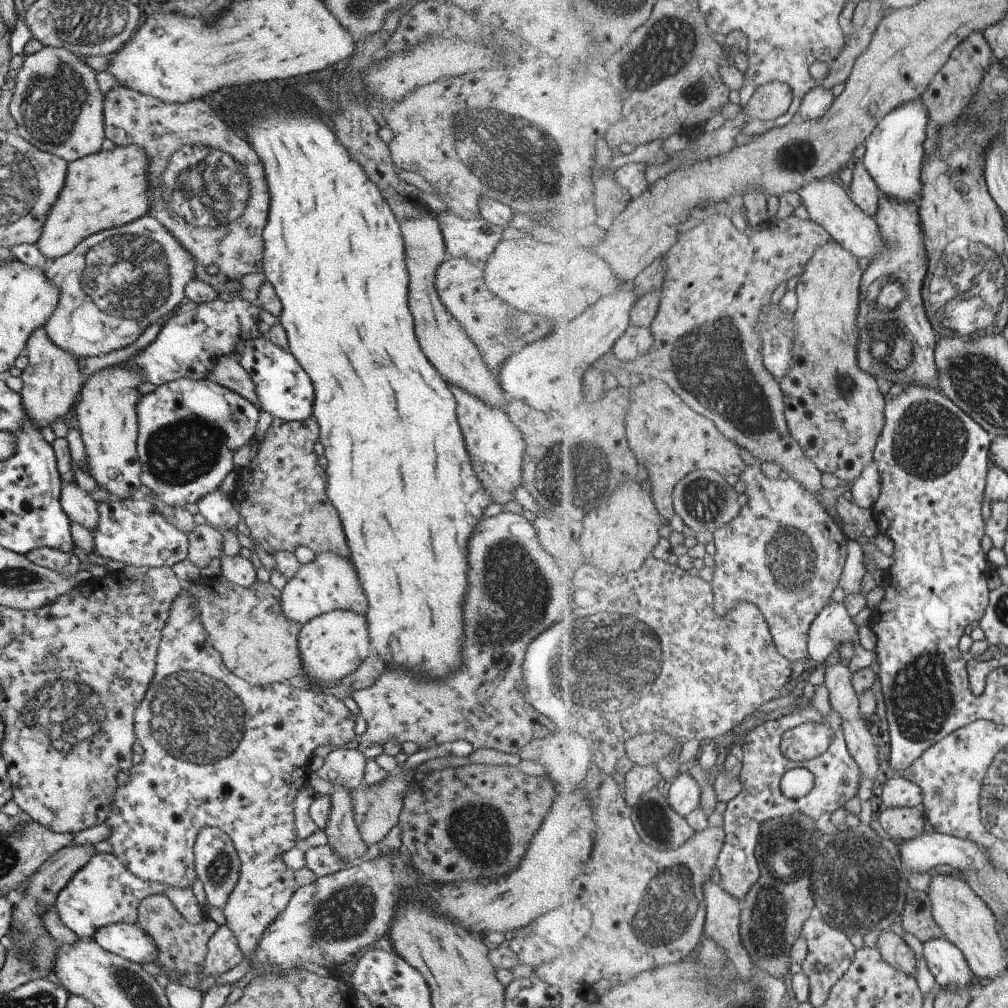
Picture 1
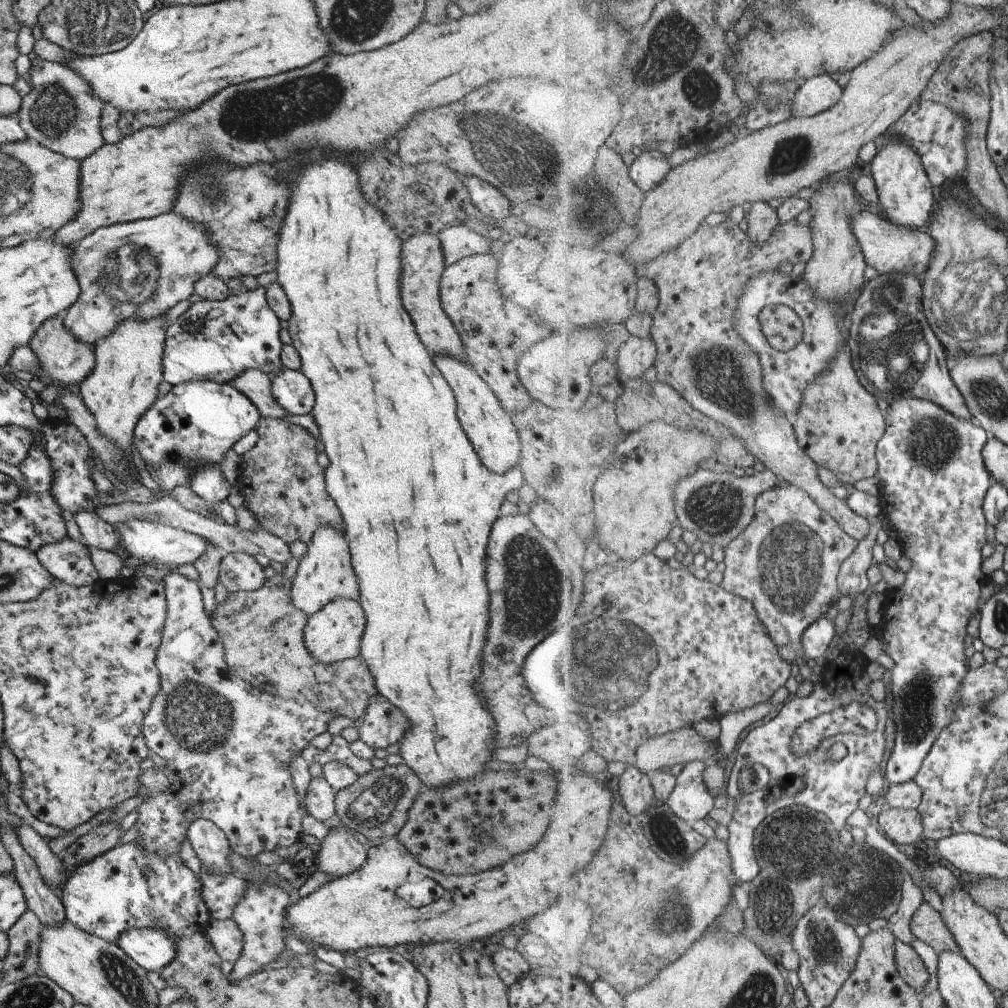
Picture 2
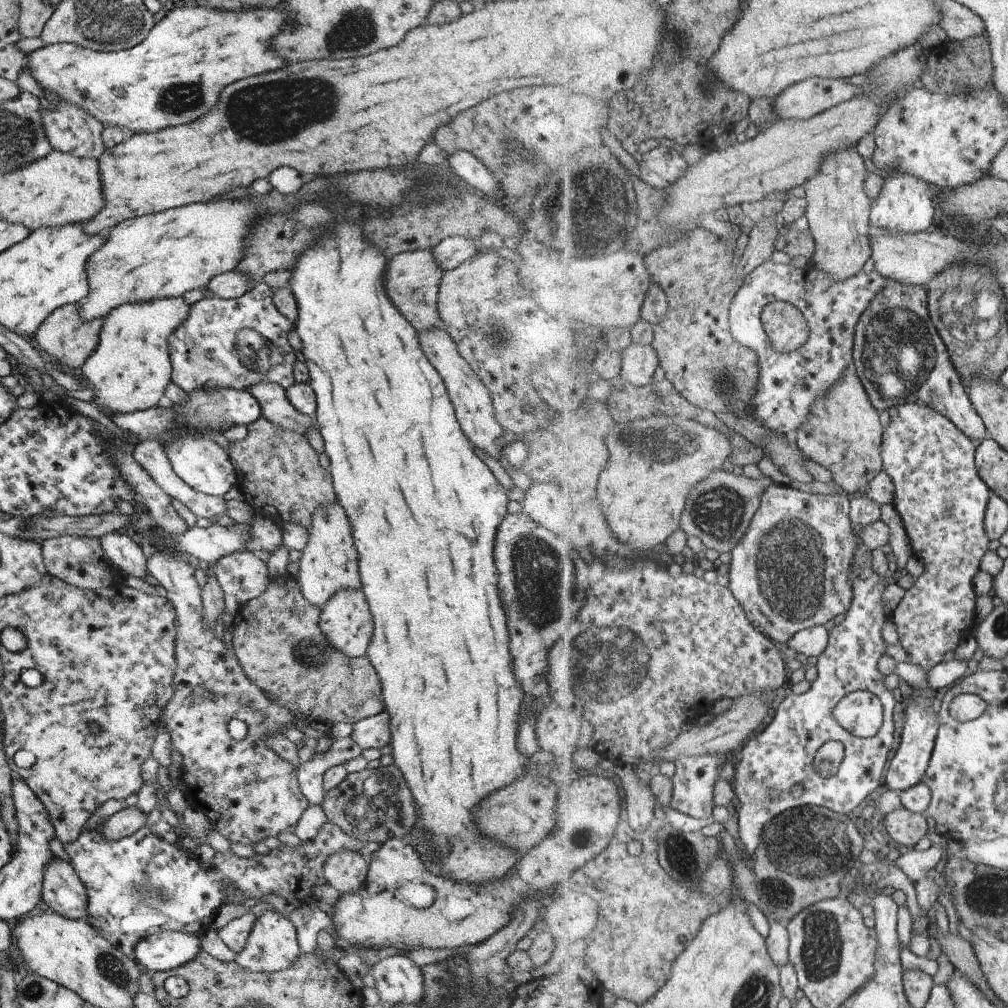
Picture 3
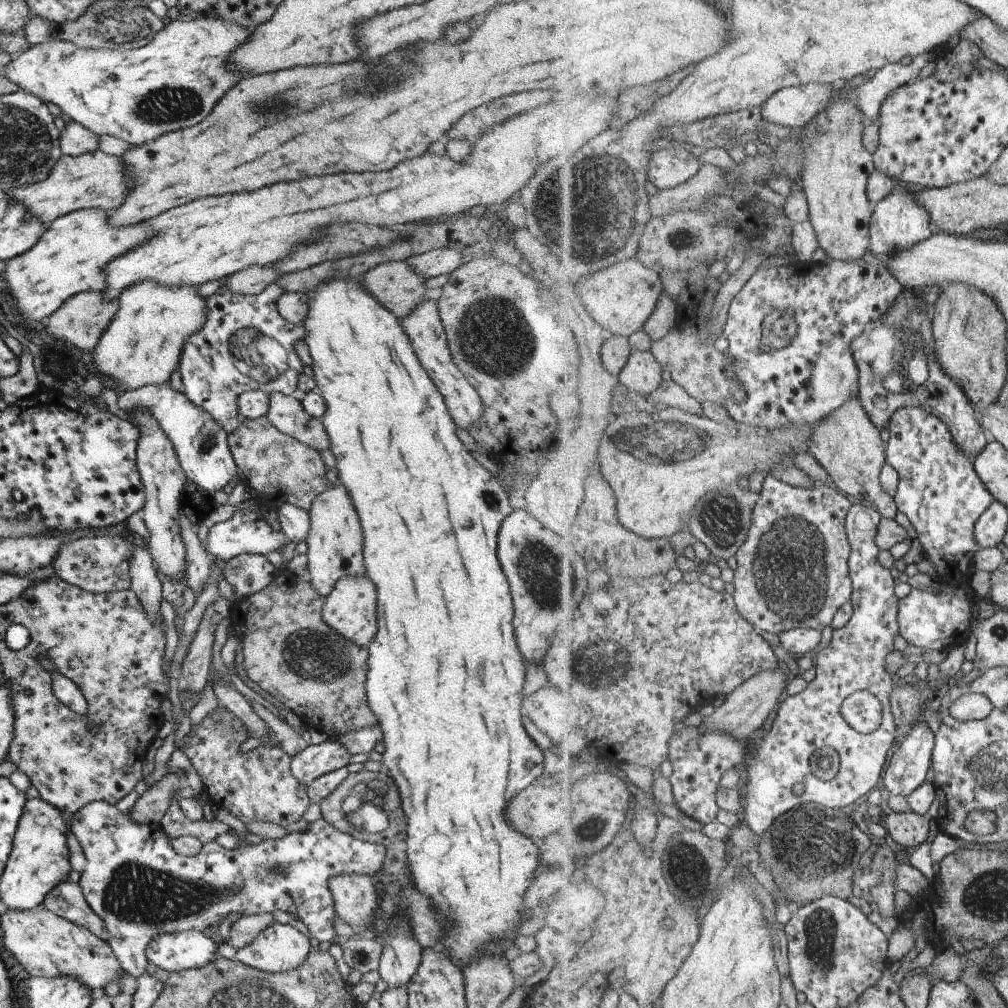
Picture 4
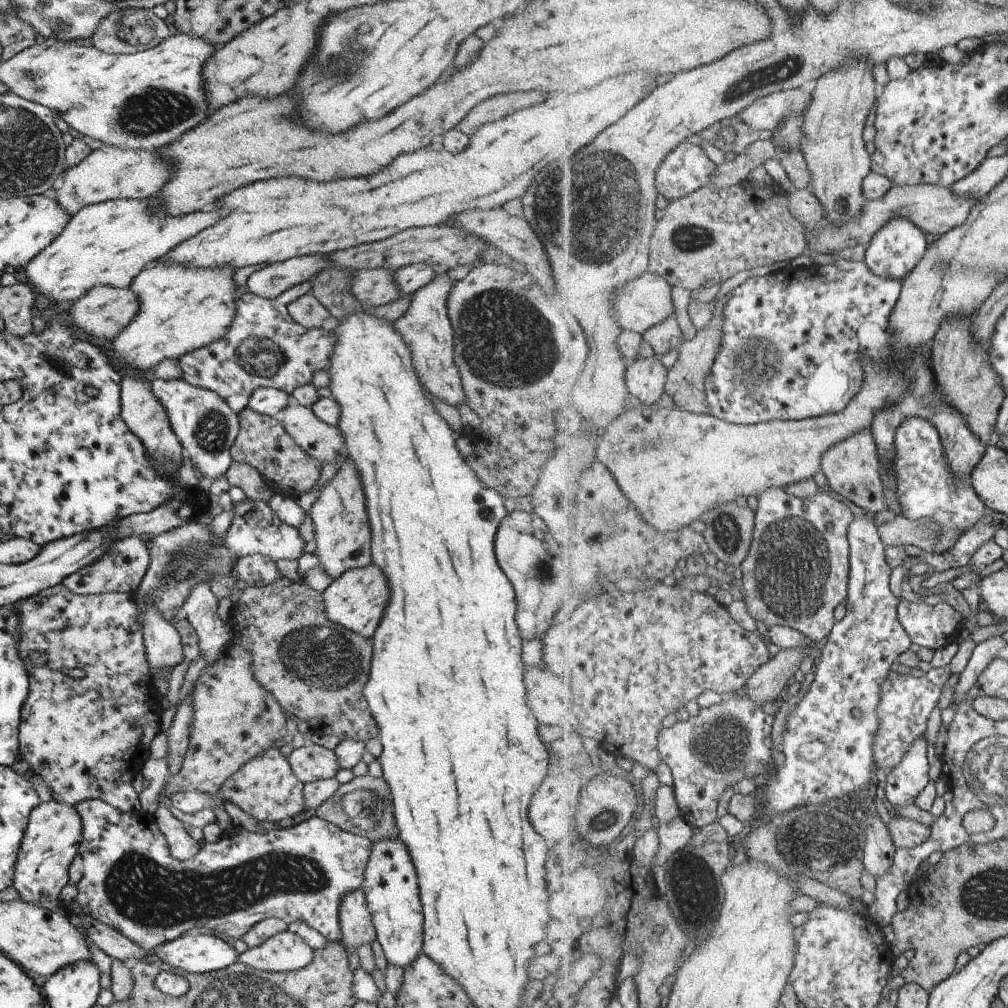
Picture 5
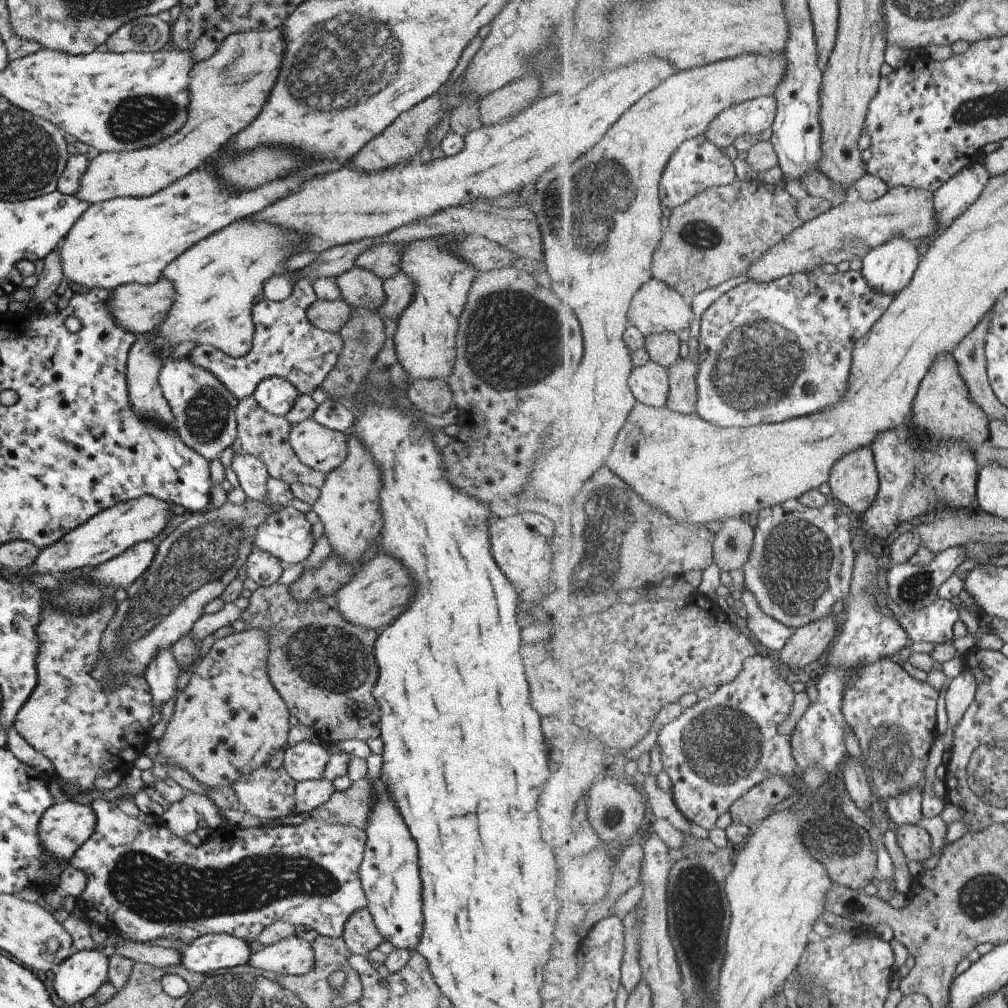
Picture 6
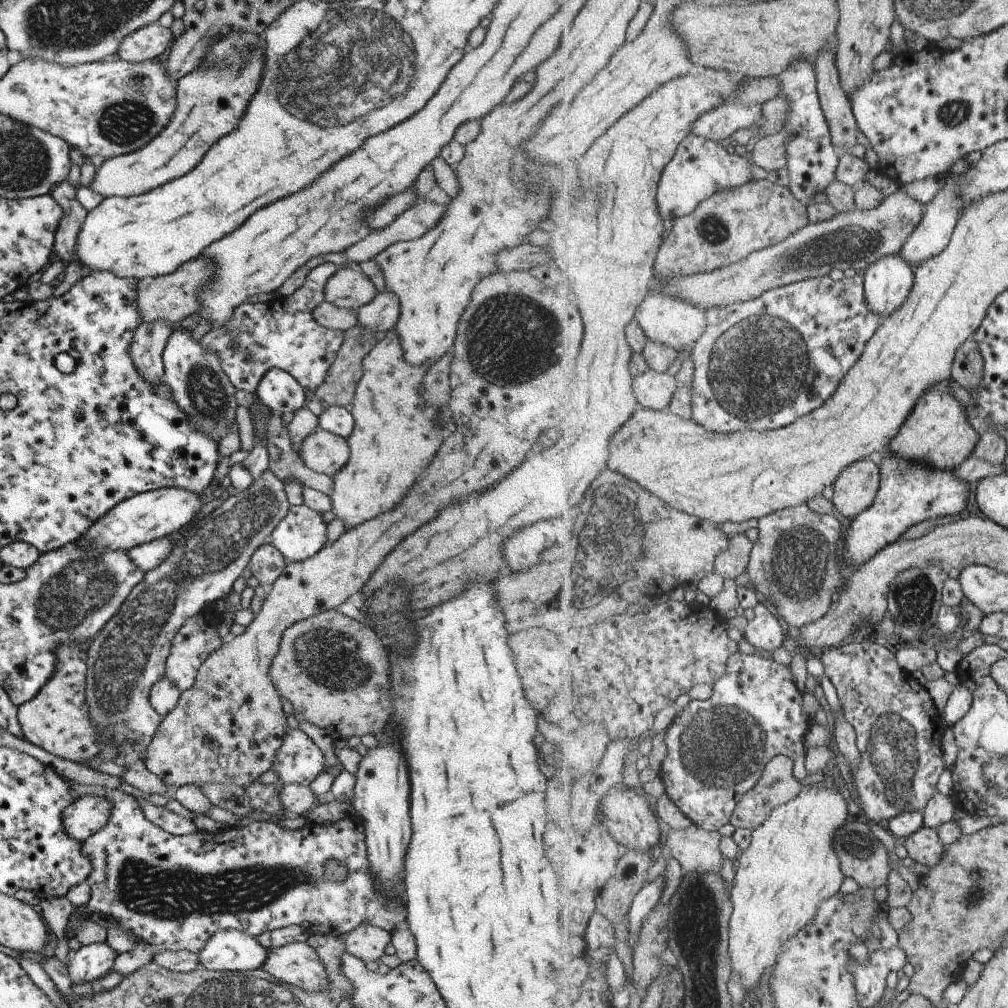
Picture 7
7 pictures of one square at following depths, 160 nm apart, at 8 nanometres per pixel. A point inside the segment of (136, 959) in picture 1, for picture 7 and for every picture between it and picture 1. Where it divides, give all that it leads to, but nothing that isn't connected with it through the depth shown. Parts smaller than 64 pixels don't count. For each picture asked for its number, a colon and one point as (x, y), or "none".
2: (151, 949)
3: (165, 950)
4: (190, 949)
5: (202, 953)
6: (210, 952)
7: (228, 950)

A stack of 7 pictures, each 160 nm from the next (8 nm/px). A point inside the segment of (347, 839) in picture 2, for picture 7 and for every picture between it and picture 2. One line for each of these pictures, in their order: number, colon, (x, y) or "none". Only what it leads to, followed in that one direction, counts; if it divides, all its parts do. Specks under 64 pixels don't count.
3: (346, 872)
4: (355, 899)
5: (355, 922)
6: (360, 935)
7: (366, 943)

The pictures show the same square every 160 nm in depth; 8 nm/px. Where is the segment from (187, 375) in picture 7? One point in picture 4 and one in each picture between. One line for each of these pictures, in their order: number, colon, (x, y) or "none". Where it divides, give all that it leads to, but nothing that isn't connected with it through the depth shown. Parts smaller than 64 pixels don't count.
4: (200, 444)
5: (205, 426)
6: (203, 412)

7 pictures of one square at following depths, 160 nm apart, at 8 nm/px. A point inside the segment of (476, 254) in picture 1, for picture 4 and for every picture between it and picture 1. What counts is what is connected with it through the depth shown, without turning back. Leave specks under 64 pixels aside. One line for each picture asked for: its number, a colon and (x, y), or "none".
2: (457, 242)
3: (451, 251)
4: (431, 263)

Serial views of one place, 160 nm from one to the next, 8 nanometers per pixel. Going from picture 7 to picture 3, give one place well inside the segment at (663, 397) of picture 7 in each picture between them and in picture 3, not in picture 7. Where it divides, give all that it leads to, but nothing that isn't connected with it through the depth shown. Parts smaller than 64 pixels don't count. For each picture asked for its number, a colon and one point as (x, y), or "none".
3: (639, 362)
4: (644, 373)
5: (646, 378)
6: (650, 383)

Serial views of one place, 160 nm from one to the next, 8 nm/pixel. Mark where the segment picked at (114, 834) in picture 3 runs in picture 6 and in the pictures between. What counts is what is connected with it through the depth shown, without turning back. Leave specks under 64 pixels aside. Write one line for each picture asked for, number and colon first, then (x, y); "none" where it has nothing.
4: (148, 809)
5: (234, 719)
6: (228, 720)

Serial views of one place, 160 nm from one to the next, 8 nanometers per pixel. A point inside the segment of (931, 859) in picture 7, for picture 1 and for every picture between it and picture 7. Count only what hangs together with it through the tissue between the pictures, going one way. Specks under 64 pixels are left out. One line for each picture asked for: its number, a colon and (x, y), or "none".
1: (907, 823)
2: (903, 826)
3: (903, 826)
4: (911, 830)
5: (906, 833)
6: (915, 841)

